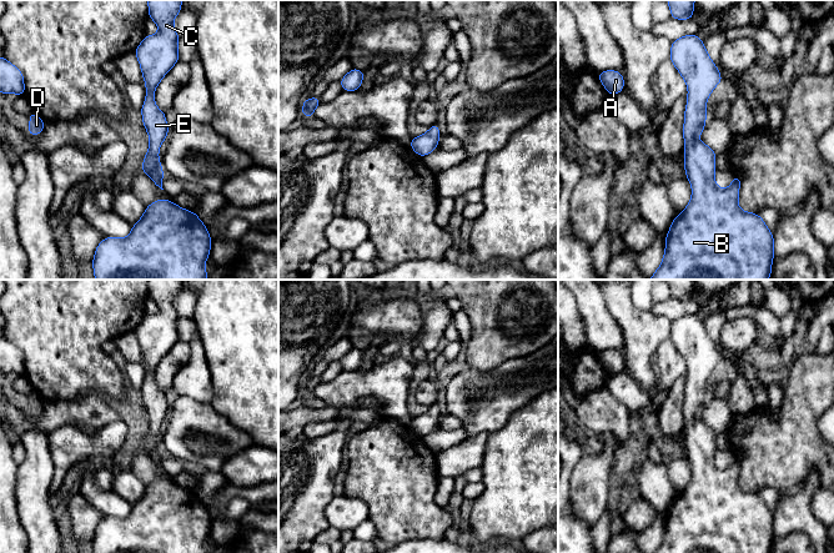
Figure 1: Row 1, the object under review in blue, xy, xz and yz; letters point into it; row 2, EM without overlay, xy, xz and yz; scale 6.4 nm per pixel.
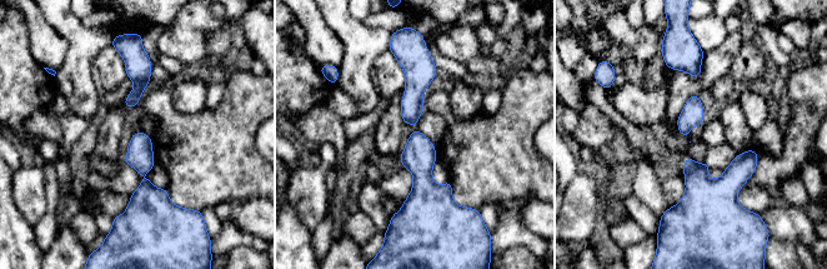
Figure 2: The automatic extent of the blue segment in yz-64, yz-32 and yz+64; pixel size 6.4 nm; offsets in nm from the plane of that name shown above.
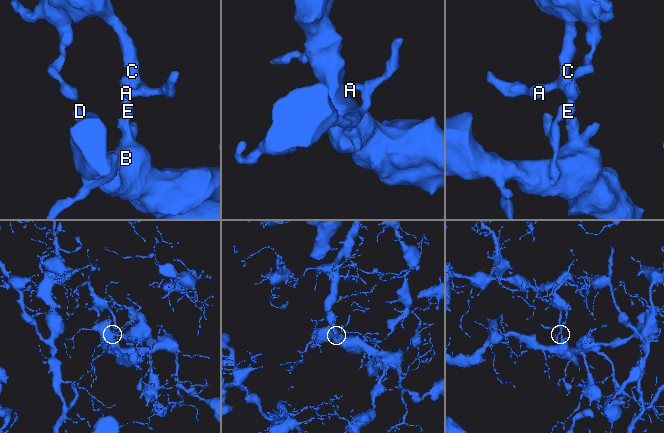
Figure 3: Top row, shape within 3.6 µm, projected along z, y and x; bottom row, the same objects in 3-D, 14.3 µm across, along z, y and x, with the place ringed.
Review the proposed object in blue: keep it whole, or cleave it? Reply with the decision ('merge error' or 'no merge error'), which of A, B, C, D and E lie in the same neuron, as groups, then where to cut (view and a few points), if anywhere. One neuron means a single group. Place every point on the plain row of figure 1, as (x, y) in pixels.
no merge error; A B C D E; no cut

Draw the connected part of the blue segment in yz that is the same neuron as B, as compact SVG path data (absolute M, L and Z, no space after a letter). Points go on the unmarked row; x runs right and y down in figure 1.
M684 315L672 321L669 340L688 366L684 389L684 448L692 466L687 487L673 498L665 518L665 531L654 553L772 553L774 516L758 493L739 488L742 458L733 456L729 467L718 467L714 454L717 433L697 417L707 404L707 379L723 361L698 315Z

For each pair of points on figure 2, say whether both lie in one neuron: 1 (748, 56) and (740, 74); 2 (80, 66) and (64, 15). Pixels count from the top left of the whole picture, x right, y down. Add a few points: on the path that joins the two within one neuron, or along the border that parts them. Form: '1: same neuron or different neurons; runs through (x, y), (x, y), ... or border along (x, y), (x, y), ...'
1: same neuron; runs through (748, 60), (748, 65), (743, 70)
2: same neuron; runs through (80, 54), (80, 39), (70, 28)

